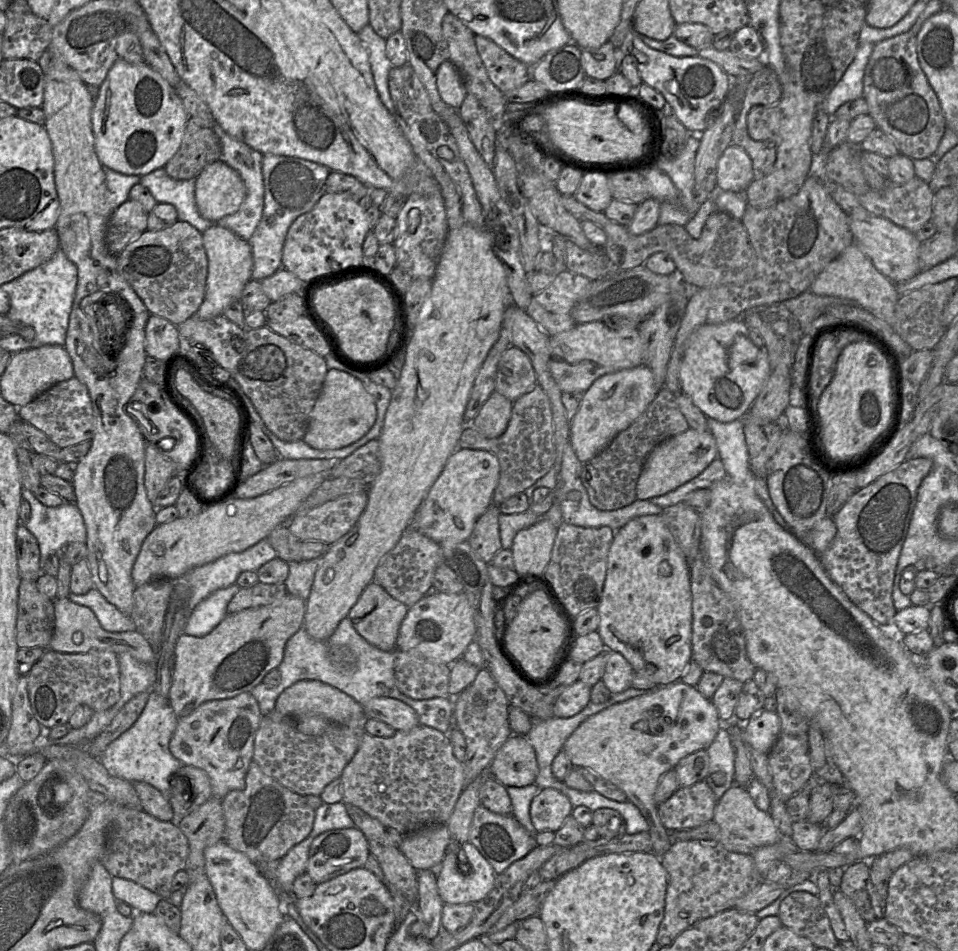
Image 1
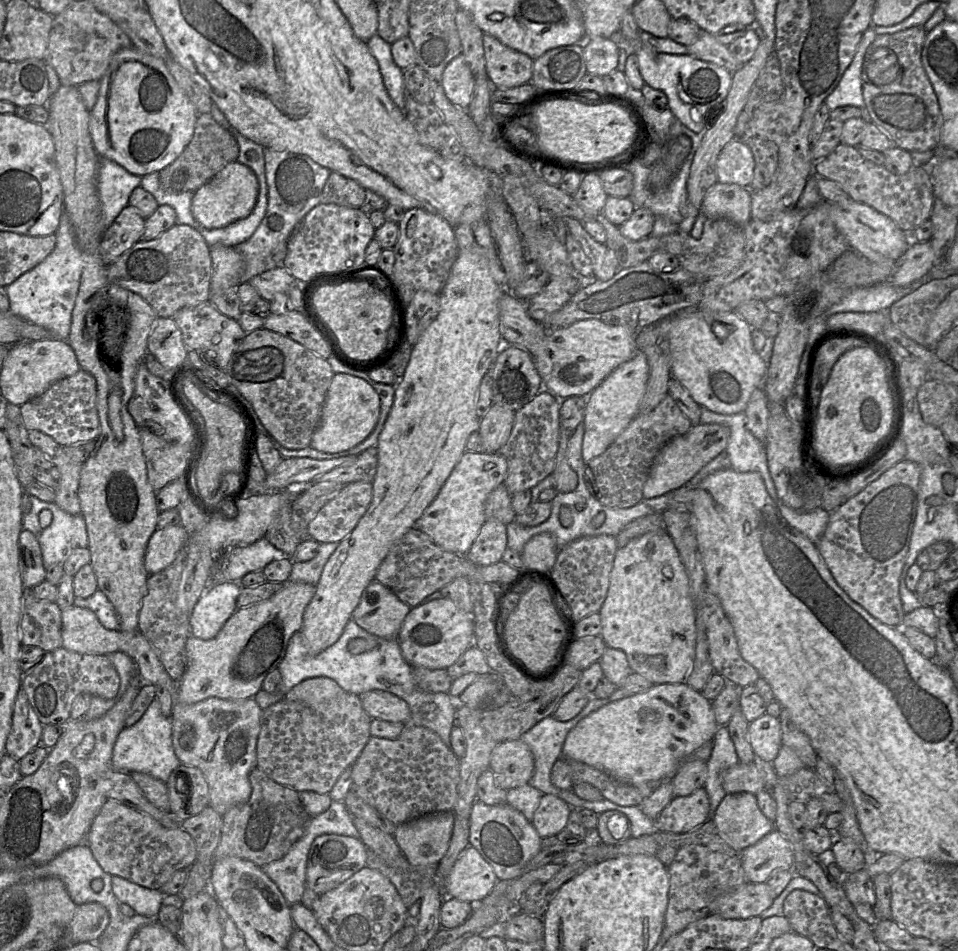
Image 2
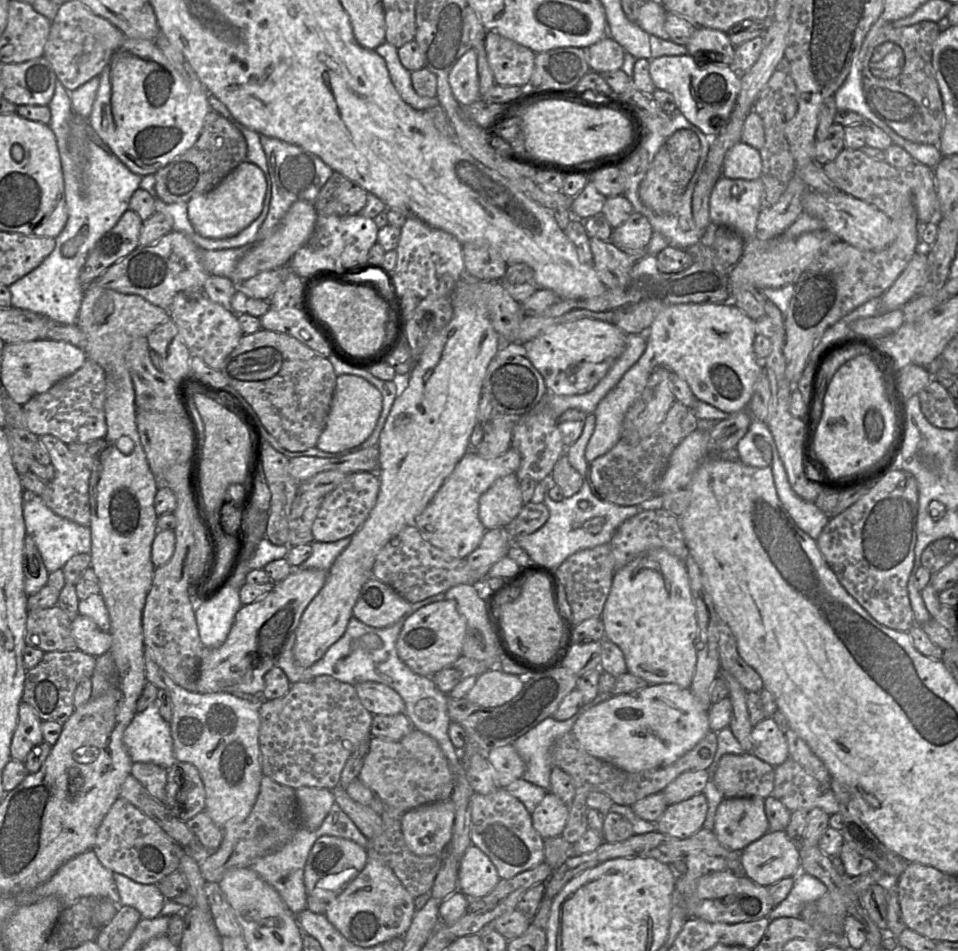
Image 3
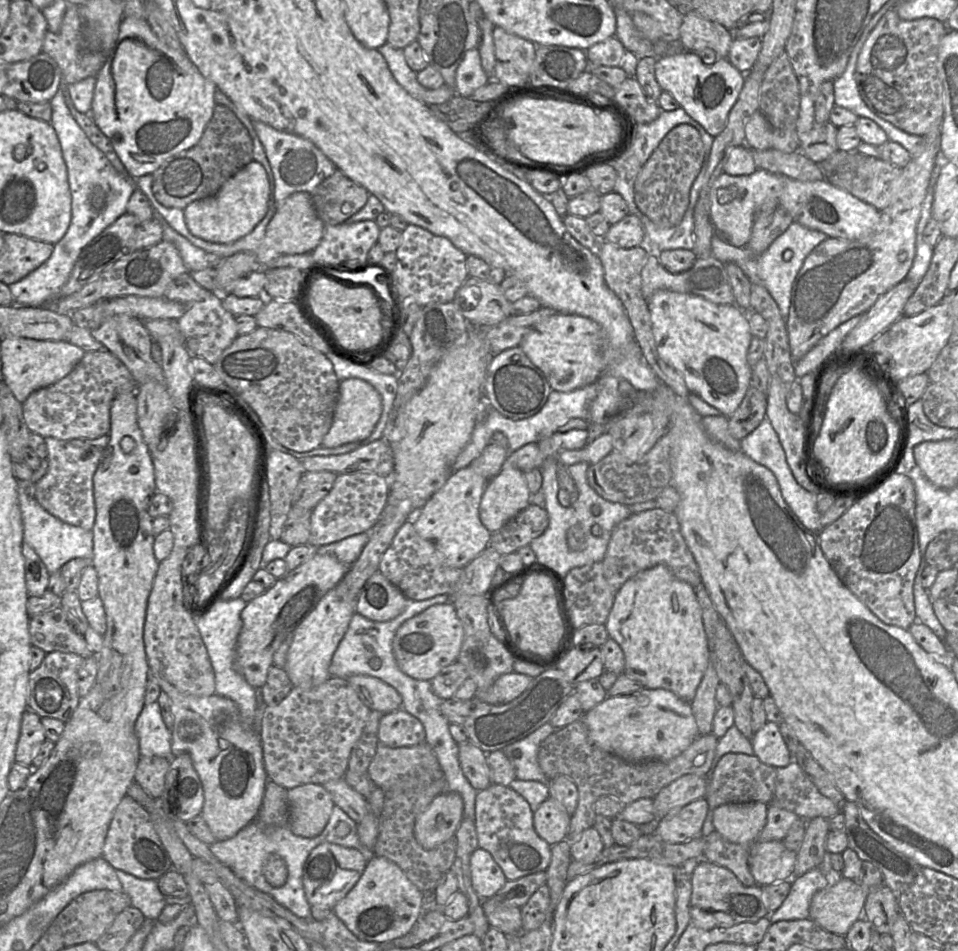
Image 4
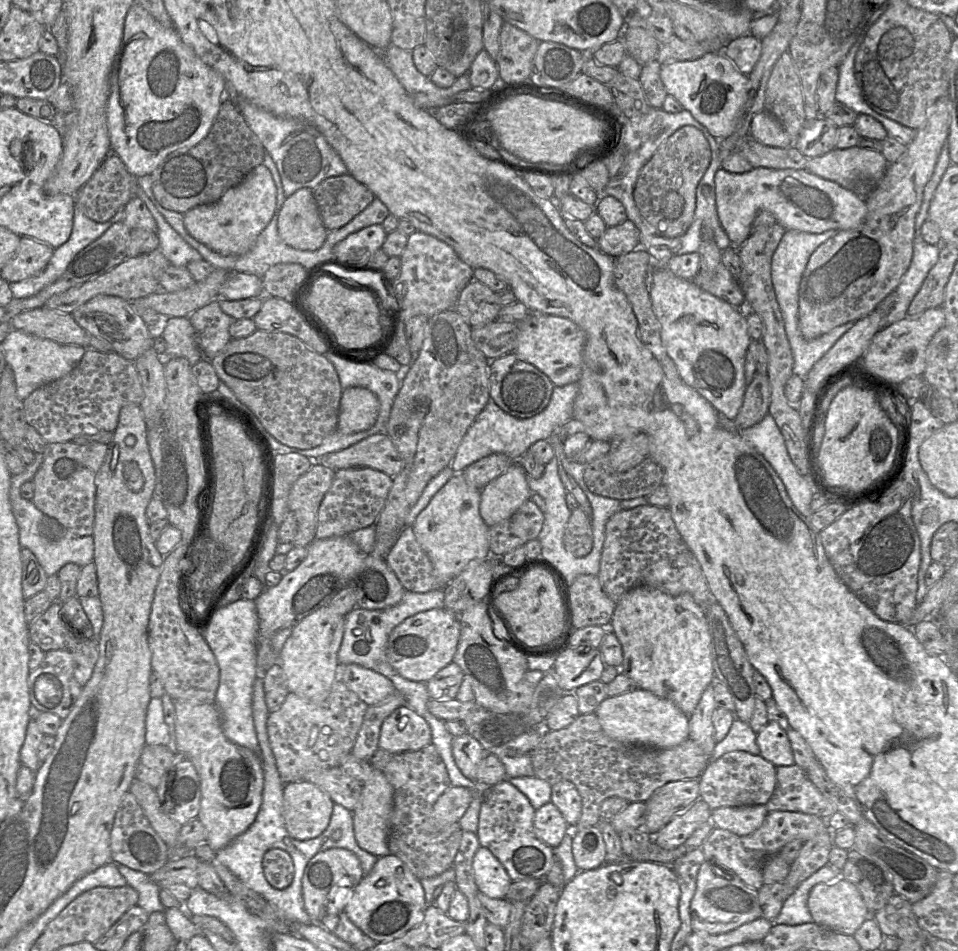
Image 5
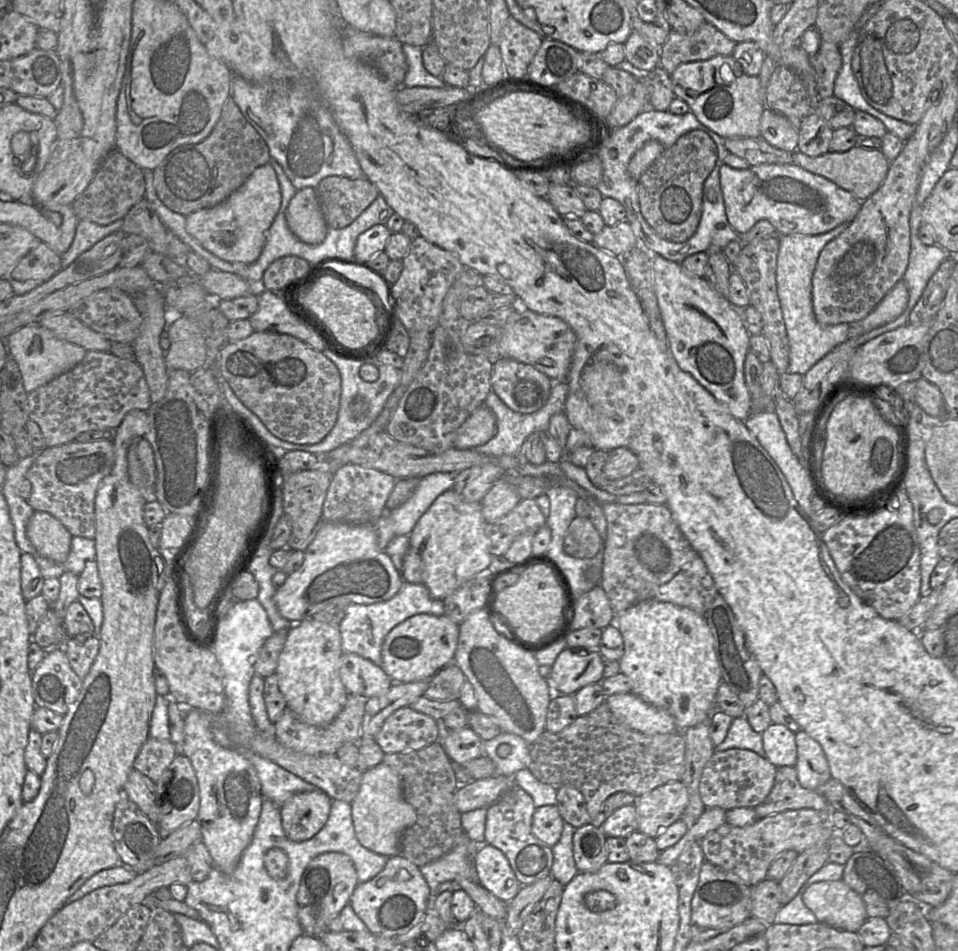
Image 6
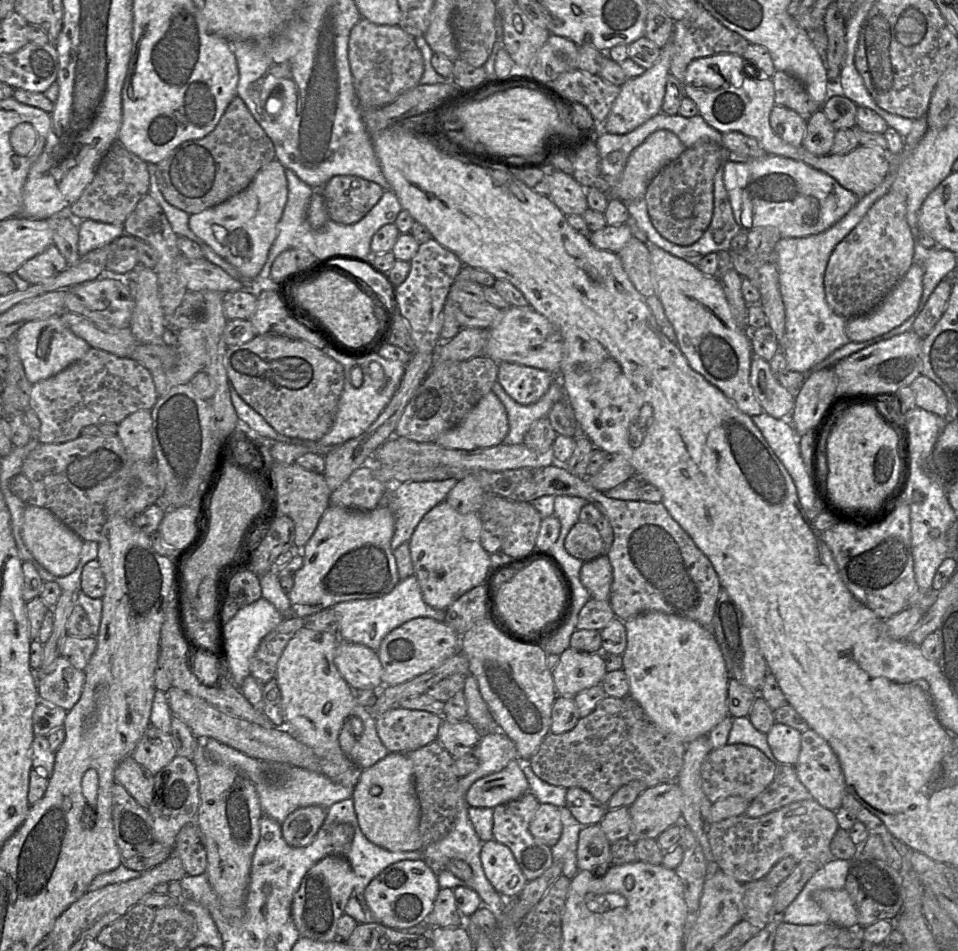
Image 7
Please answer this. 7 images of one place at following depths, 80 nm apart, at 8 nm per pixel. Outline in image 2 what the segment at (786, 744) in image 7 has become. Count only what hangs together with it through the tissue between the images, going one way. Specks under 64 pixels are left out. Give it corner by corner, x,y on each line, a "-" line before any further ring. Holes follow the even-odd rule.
765,712
749,723
748,740
755,757
772,763
783,745
780,719

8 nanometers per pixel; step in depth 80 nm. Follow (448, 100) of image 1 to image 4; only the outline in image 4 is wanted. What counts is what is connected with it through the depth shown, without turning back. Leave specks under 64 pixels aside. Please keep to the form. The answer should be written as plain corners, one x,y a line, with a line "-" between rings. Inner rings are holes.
478,49
469,50
455,73
455,93
468,98
488,82
489,78
481,66

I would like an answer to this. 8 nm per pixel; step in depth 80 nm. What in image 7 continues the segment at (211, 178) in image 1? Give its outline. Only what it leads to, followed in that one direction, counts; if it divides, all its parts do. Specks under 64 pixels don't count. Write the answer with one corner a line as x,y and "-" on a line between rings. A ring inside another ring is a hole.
273,159
257,172
246,189
217,206
189,217
188,225
193,233
233,265
244,281
253,281
258,276
276,238
277,223
288,195
284,169
277,159

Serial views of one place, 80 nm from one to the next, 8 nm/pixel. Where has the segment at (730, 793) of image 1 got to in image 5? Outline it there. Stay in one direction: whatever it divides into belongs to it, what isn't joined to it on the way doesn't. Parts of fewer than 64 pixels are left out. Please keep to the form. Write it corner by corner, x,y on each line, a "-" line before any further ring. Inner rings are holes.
765,805
722,807
711,811
710,820
717,828
745,836
757,830
767,814

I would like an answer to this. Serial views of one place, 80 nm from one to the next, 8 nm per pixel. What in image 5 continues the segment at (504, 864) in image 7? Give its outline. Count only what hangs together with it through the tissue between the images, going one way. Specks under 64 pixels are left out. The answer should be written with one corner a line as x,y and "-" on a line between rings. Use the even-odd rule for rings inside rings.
482,846
478,848
472,867
475,884
481,893
490,898
505,899
512,880
489,849

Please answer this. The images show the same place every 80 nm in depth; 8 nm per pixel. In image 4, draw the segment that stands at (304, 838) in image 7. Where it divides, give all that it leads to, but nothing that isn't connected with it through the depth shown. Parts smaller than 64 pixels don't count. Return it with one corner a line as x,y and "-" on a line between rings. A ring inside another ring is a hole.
307,783
288,789
287,795
291,831
305,838
319,835
334,806
330,793
321,784

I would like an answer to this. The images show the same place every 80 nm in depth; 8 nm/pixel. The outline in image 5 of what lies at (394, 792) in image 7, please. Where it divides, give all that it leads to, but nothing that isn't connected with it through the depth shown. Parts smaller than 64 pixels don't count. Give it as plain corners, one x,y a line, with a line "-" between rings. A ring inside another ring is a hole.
374,768
363,783
359,803
352,814
357,844
377,857
390,854
388,834
392,809
393,787
384,772

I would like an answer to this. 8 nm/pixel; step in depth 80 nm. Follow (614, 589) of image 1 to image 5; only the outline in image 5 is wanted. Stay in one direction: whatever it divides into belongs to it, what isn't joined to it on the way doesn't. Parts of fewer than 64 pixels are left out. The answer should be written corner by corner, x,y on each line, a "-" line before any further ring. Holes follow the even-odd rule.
647,586
635,587
624,593
616,603
611,622
609,624
609,630
611,630
616,635
622,646
623,662
620,667
620,671
625,673
632,680
634,680
638,688
647,690
660,698
670,700
684,714
690,716
695,710
703,691
714,680
714,670
711,653
711,635
705,617
705,609
702,607
702,605
697,603
694,598
688,593
673,596
661,590

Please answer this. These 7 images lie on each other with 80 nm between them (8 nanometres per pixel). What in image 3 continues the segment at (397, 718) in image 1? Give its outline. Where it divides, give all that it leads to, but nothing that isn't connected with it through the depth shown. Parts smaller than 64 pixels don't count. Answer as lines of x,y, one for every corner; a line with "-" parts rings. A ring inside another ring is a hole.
365,681
354,685
362,705
372,715
395,715
405,713
402,697
387,685

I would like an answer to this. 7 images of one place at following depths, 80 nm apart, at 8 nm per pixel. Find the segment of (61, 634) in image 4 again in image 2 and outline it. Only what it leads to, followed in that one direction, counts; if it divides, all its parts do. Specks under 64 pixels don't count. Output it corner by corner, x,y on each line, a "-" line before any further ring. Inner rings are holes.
25,589
22,598
20,642
37,646
44,652
62,647
61,609
56,602
35,597
32,589

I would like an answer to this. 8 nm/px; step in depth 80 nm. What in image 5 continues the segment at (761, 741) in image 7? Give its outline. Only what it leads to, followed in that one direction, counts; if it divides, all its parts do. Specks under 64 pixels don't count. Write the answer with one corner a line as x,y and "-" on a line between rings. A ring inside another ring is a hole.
735,718
726,737
716,743
711,760
716,760
725,753
736,750
746,751
753,755
760,755
756,737
757,733
751,729
748,723

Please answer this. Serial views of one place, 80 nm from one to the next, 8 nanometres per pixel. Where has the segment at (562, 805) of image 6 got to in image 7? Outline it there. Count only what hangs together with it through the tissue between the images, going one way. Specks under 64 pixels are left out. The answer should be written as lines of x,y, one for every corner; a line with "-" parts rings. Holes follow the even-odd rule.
577,787
567,789
565,807
583,827
599,825
608,812
607,805
600,803
589,792

